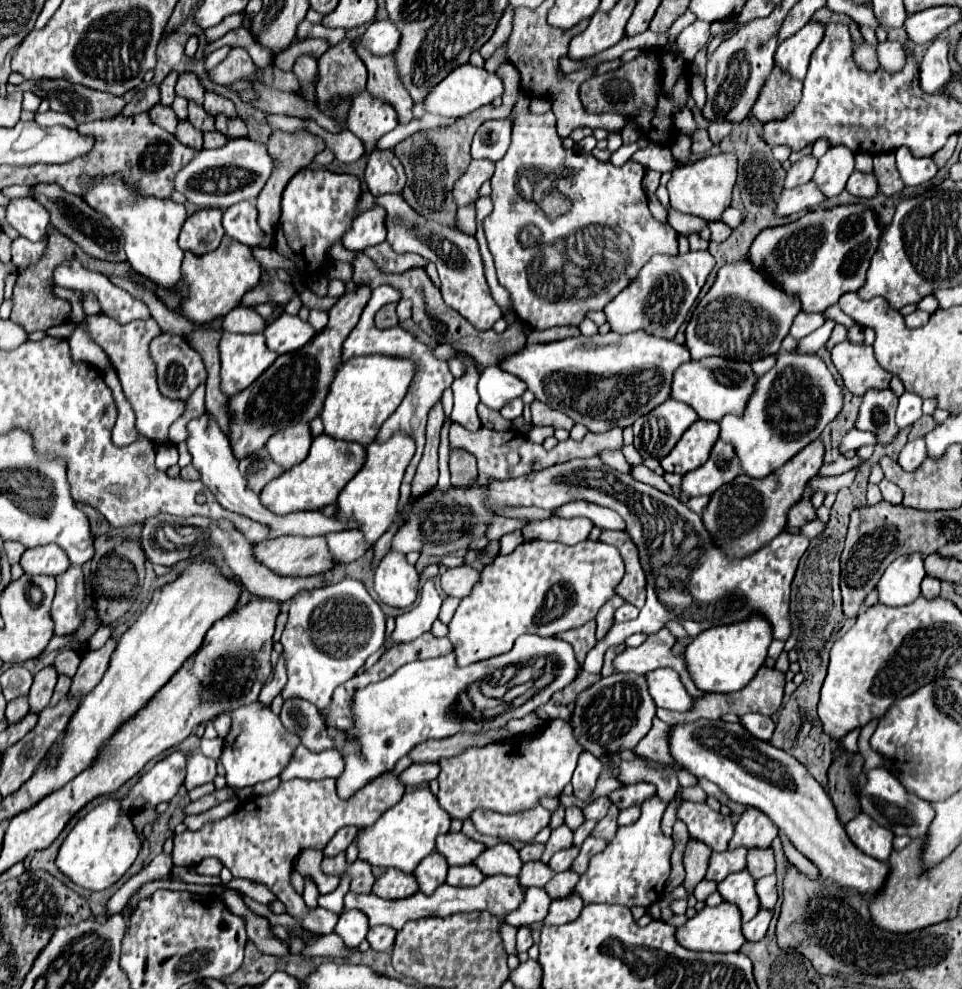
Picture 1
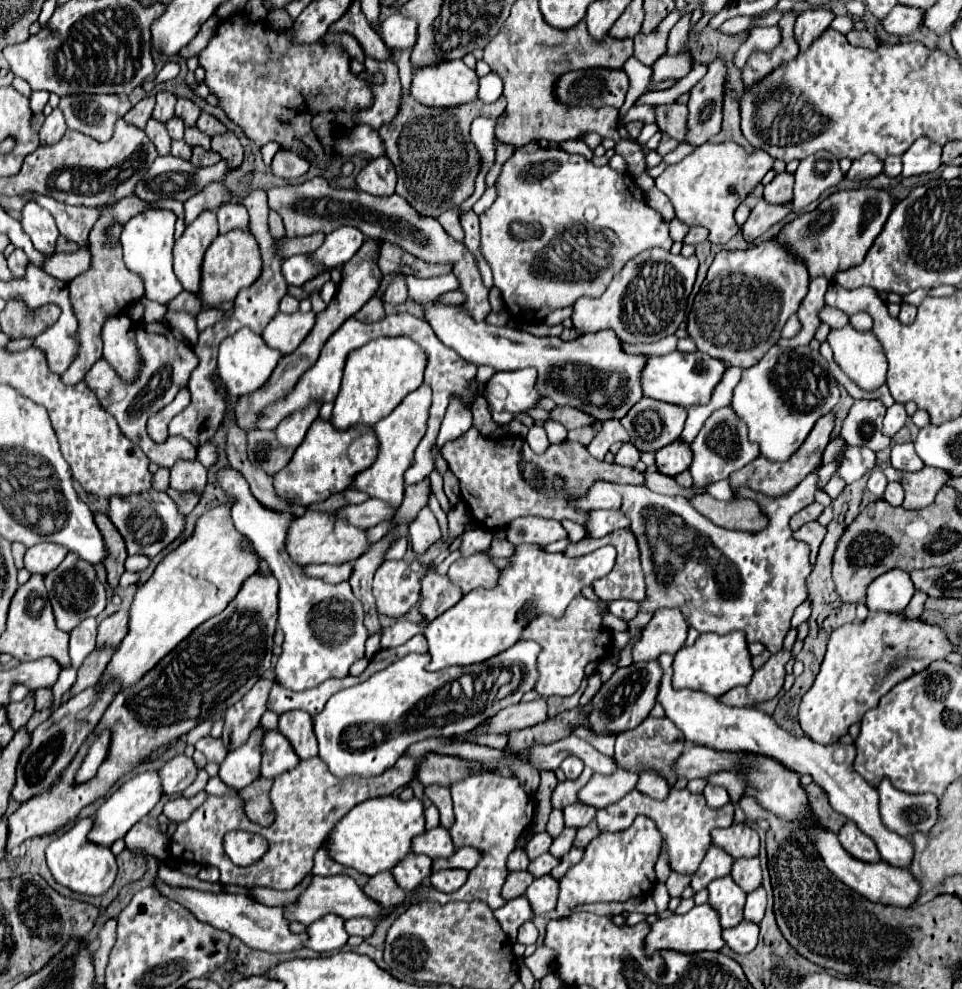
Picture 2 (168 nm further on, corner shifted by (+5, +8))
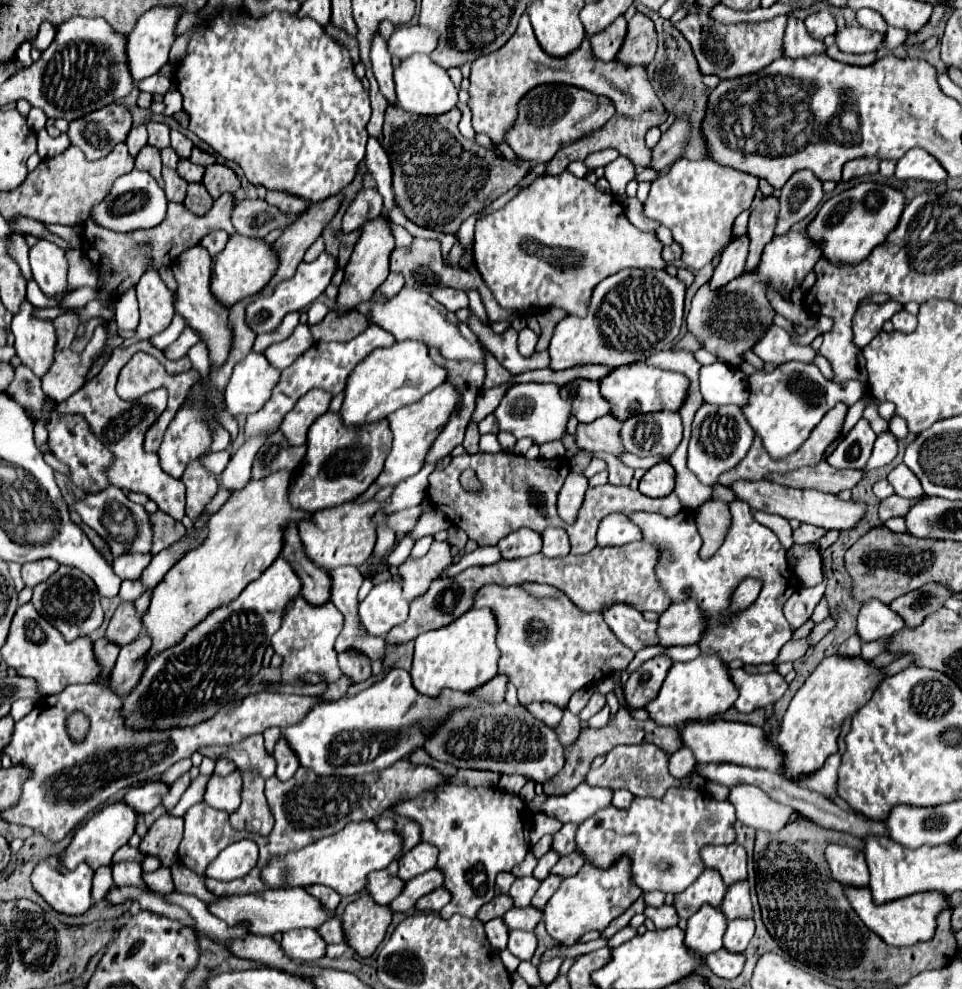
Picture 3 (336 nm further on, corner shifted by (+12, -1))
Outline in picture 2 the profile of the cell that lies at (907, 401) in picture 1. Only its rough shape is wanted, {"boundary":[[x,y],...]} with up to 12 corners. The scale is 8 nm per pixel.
{"boundary":[[893,404],[885,414],[883,434],[893,436],[905,426],[903,404]]}

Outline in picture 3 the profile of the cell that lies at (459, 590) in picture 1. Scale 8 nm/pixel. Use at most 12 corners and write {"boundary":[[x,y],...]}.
{"boundary":[[484,585],[498,673],[566,707],[634,659],[568,597]]}

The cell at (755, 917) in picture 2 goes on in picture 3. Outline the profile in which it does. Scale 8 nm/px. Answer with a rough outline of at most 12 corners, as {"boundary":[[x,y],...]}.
{"boundary":[[732,919],[724,947],[740,953],[754,937],[754,919]]}

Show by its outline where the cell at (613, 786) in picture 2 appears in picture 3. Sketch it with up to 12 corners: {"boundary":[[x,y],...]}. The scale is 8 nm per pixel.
{"boundary":[[578,785],[550,797],[542,811],[580,825],[608,807],[612,789]]}

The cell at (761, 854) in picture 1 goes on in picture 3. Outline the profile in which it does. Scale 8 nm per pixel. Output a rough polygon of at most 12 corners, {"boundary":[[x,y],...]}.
{"boundary":[[748,881],[728,887],[722,907],[726,919],[752,917]]}

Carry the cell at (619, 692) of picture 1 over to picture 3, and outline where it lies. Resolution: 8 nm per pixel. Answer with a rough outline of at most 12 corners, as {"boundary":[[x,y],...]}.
{"boundary":[[658,655],[624,683],[628,707],[656,699],[672,661]]}

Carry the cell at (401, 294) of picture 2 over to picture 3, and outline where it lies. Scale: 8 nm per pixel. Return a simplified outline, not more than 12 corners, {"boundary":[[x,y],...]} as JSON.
{"boundary":[[390,273],[380,285],[386,299],[398,295],[404,287],[402,275]]}

